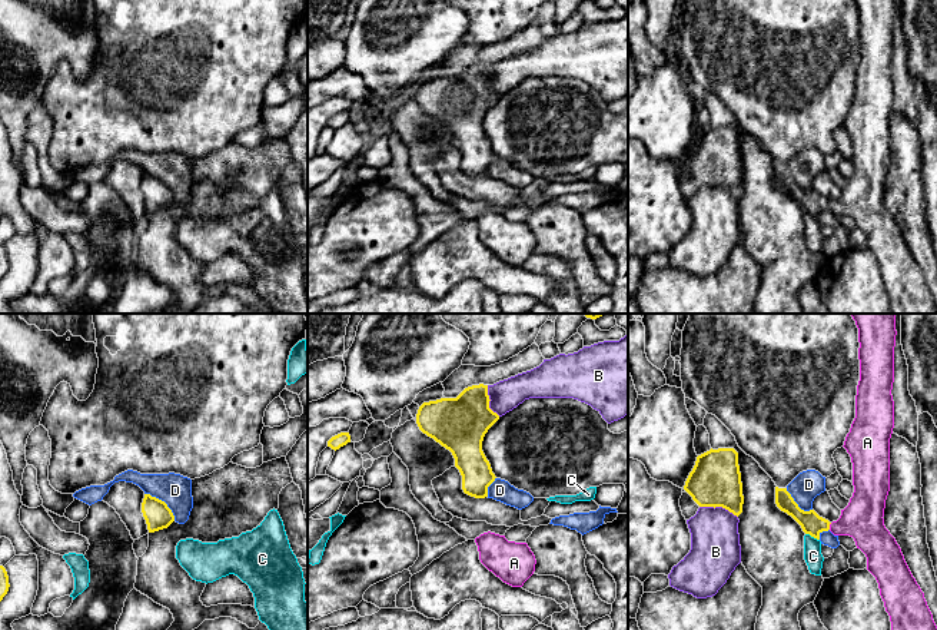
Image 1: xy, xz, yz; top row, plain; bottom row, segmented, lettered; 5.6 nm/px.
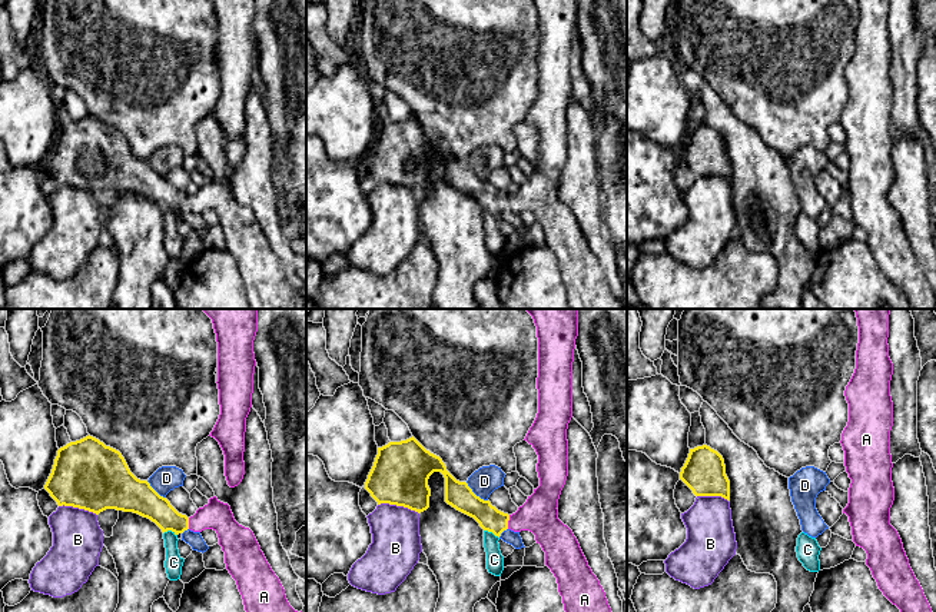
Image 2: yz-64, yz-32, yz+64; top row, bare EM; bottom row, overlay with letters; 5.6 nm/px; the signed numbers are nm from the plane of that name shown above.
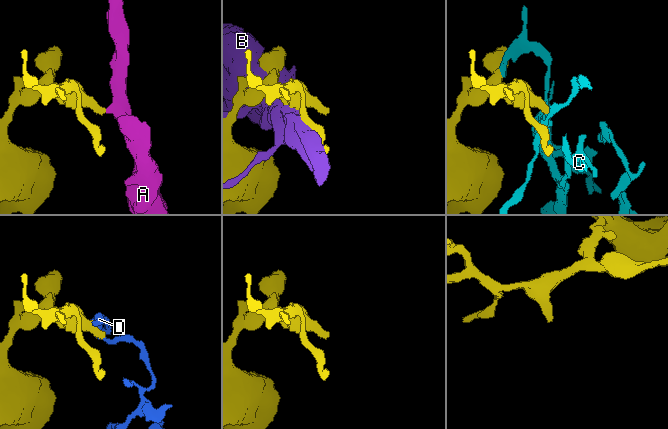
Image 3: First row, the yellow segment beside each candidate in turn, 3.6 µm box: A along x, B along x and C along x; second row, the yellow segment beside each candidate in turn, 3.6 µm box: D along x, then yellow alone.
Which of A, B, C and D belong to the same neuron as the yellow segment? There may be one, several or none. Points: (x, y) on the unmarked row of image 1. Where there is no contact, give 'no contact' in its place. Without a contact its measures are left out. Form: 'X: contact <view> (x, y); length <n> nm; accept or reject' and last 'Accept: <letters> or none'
A: contact yz (828, 205); length 40 nm; accept
B: contact yz (718, 185); length 220 nm; reject
C: contact yz (813, 215); length 90 nm; reject
D: contact xy (163, 181); length 240 nm; reject
Accept: A

